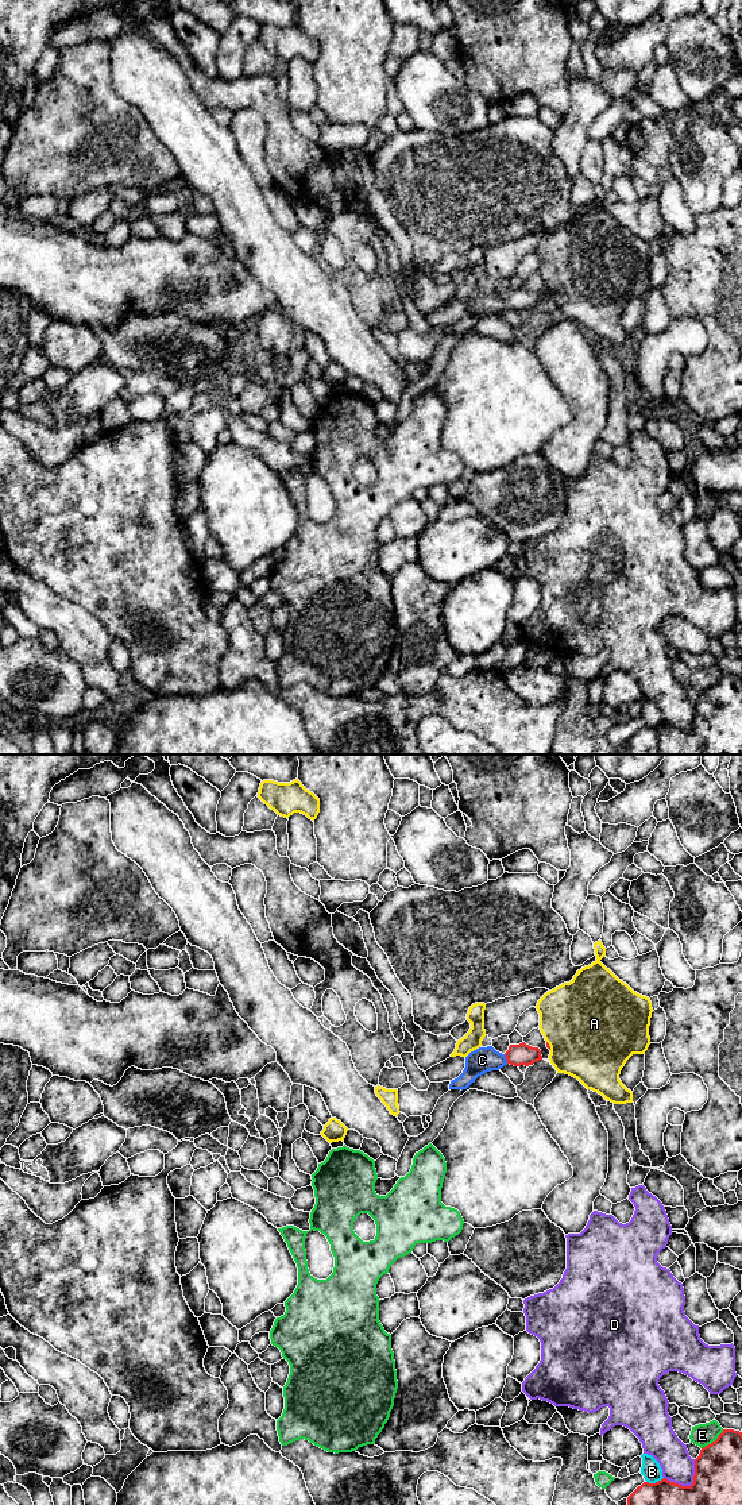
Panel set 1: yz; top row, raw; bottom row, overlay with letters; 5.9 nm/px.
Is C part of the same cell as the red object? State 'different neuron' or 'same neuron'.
same neuron

